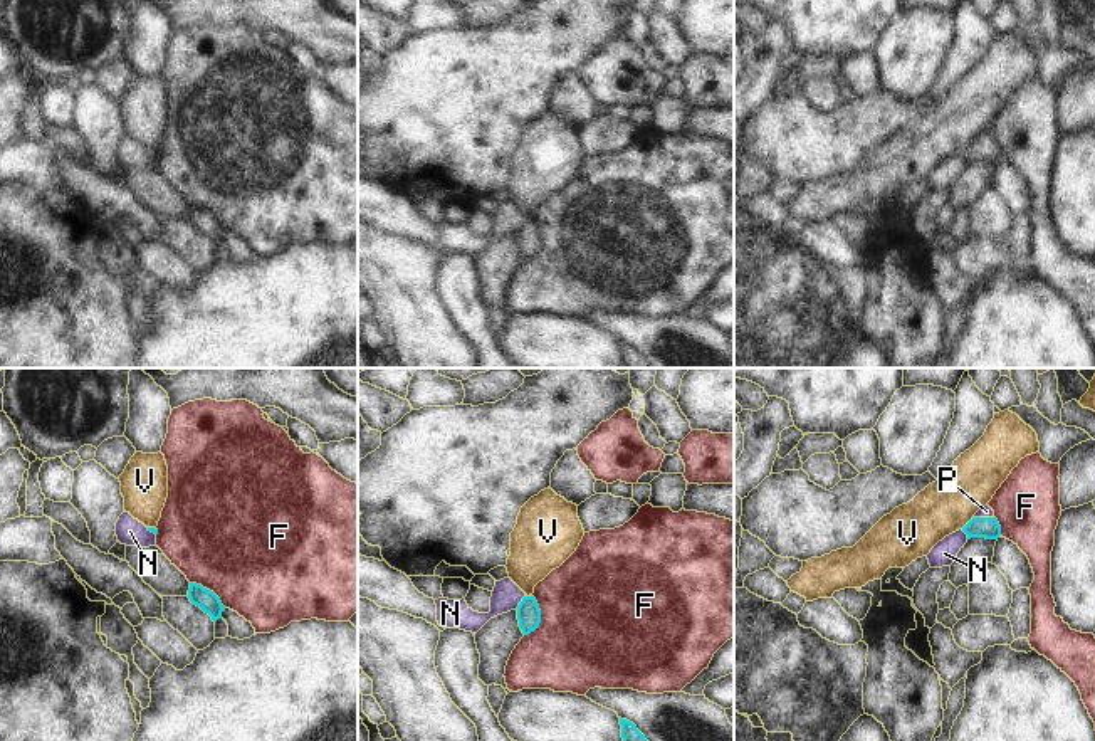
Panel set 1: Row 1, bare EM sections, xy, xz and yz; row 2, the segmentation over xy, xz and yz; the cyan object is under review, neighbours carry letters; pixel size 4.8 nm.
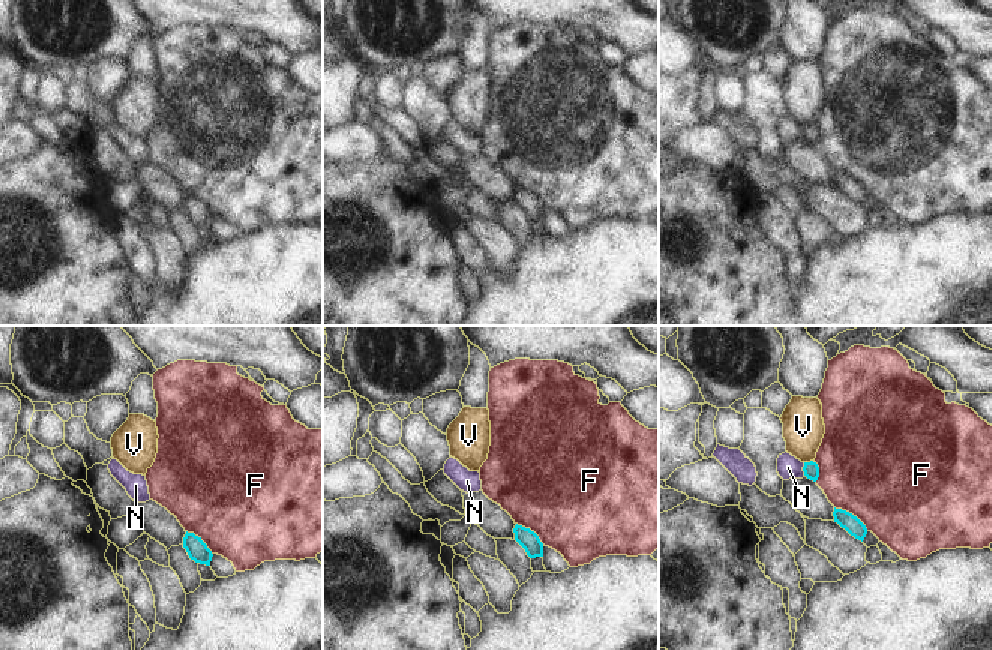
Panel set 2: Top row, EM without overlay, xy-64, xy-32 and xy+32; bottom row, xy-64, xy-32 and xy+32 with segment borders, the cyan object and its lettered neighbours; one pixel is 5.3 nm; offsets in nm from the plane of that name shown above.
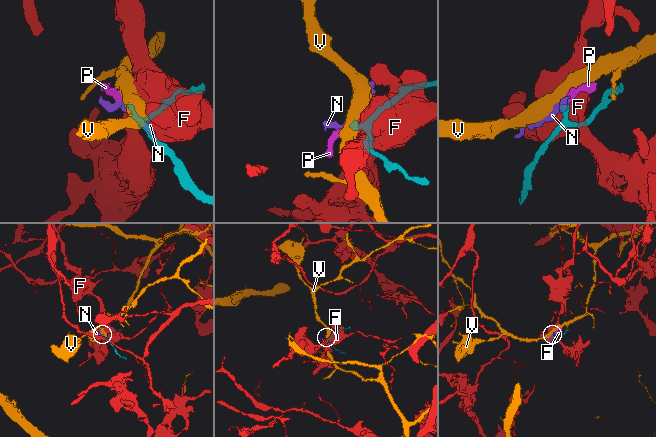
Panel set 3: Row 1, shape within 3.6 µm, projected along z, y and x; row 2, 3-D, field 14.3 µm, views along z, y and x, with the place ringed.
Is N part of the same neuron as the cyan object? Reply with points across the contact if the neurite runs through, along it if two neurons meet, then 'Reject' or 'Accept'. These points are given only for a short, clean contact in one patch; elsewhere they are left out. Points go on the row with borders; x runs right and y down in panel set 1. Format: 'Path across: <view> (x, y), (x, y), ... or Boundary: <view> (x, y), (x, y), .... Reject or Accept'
Boundary: xz (526, 595), (516, 607). Reject.

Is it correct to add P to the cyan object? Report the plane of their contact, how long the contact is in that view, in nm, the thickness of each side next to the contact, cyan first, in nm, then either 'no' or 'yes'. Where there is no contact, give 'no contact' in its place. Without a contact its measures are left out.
yz | 100 nm | 100/60 nm | yes

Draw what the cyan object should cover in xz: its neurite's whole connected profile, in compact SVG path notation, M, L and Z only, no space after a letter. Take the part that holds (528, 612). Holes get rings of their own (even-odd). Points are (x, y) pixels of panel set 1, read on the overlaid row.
M524 596L517 607L517 620L524 635L534 632L541 623L541 610L534 596Z

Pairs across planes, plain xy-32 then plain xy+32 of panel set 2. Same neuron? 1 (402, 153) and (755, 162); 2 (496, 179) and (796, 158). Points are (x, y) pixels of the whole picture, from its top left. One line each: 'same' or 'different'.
1: same
2: same

